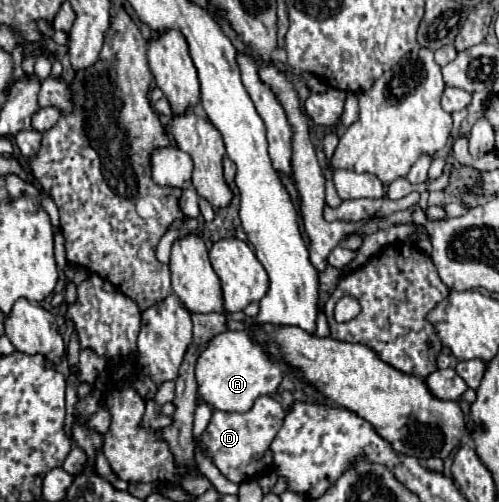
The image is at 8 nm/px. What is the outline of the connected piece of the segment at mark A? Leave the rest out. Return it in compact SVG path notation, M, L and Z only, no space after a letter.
M225 330L213 336L195 362L199 396L215 410L247 412L259 396L273 394L283 378L283 368L245 332Z

